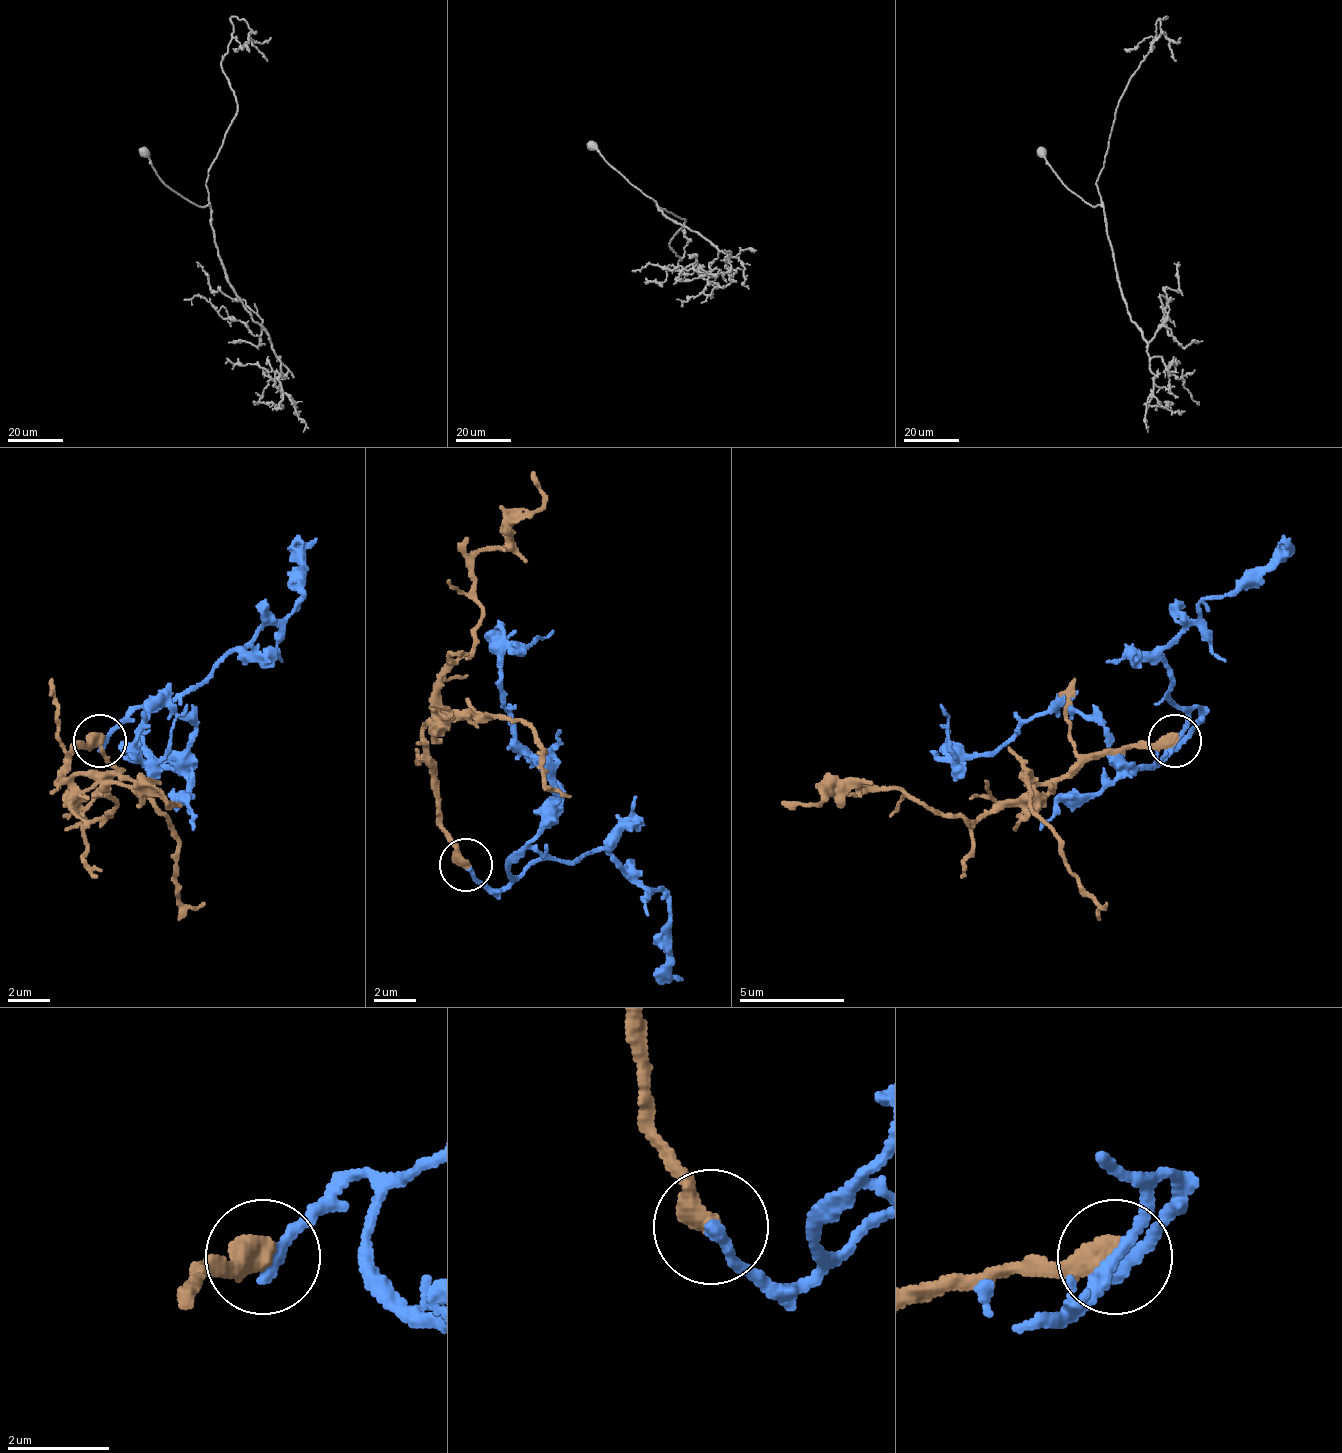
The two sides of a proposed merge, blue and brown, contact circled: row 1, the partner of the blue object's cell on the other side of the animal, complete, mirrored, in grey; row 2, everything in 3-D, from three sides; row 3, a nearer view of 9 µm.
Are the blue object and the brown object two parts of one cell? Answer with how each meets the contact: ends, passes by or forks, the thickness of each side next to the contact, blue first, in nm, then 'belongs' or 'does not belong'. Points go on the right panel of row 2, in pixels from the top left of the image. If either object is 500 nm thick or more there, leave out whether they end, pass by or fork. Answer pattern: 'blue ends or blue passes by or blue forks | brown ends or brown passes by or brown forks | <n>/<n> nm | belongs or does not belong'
280/500 nm | does not belong

